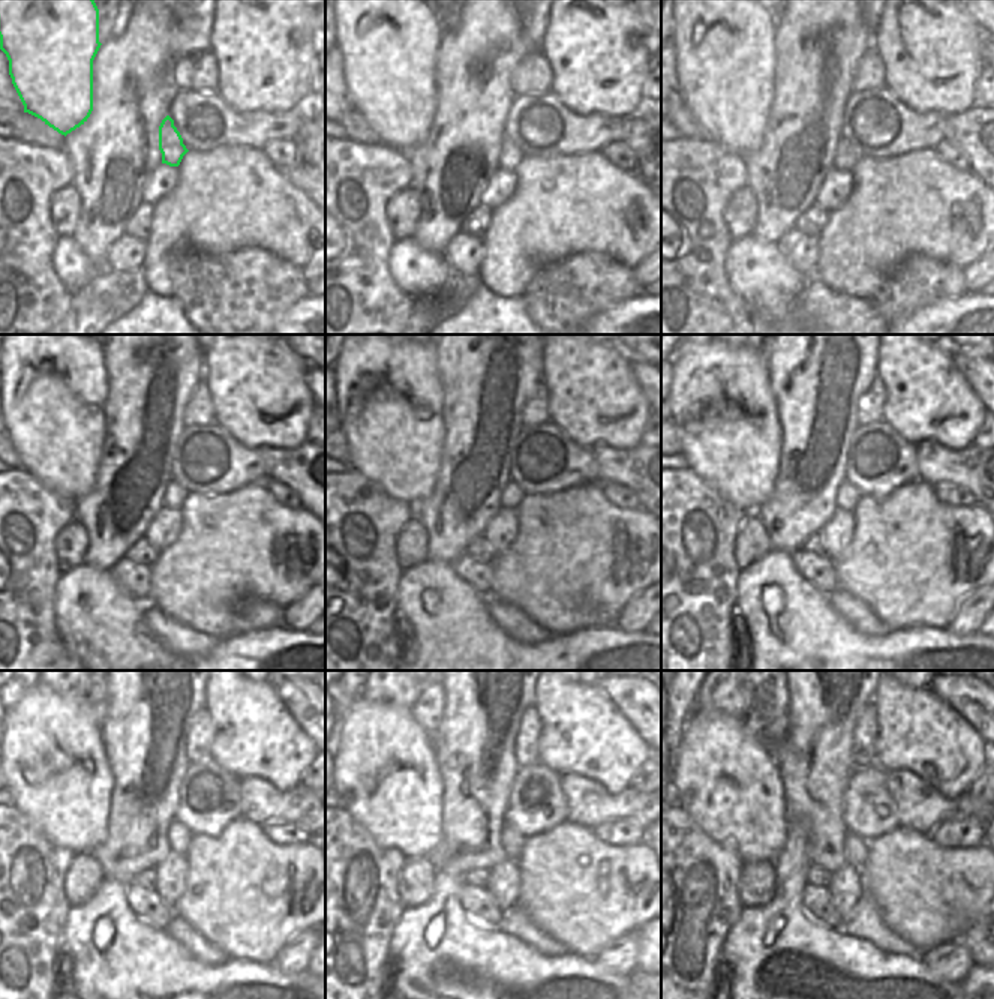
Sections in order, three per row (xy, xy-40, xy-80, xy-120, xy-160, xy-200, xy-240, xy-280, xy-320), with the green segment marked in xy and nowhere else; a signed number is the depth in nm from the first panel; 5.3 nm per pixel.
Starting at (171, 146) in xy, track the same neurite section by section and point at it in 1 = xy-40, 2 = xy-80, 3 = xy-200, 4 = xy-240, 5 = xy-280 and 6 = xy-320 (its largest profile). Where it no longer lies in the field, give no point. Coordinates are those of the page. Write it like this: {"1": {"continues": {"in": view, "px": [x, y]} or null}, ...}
{"1": {"continues": {"in": "xy-40", "px": [510, 155]}}, "2": {"continues": {"in": "xy-80", "px": [846, 156]}}, "3": {"continues": {"in": "xy-200", "px": [847, 495]}}, "4": {"continues": {"in": "xy-240", "px": [179, 837]}}, "5": {"continues": {"in": "xy-280", "px": [513, 842]}}, "6": {"continues": {"in": "xy-320", "px": [855, 846]}}}

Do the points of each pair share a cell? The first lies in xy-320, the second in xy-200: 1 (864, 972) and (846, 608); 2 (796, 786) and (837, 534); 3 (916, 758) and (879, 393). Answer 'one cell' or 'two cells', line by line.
1: two cells
2: two cells
3: two cells

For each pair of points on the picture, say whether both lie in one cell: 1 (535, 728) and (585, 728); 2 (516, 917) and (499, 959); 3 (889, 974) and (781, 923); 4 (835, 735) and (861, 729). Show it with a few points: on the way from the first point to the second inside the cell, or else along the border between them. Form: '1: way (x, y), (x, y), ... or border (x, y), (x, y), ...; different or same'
1: border (534, 705), (541, 723), (537, 744), (540, 759); different
2: border (499, 929), (540, 953); different
3: way (862, 974), (853, 974), (840, 968), (808, 950); same
4: border (871, 702), (861, 711), (855, 726), (855, 767); different

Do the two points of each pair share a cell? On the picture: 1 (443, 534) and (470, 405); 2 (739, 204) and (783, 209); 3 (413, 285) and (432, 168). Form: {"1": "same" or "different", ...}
{"1": "same", "2": "different", "3": "different"}

